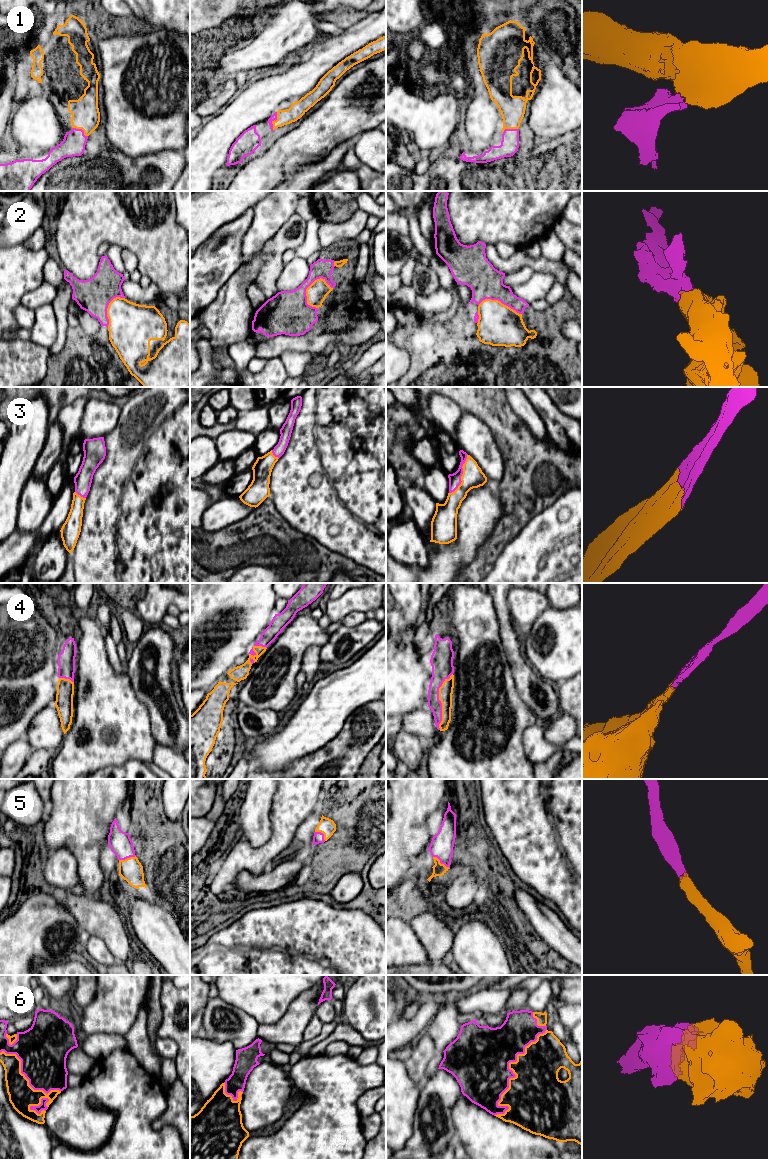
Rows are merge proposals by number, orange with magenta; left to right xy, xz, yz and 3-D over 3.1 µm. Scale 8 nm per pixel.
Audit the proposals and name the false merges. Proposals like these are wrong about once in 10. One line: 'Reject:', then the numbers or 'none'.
Reject: 2

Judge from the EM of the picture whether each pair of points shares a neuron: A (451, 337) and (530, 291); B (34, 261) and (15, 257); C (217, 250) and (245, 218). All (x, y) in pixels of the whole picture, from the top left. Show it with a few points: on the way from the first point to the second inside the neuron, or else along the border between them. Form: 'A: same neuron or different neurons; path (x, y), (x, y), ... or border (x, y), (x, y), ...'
A: different neurons; border (509, 287), (514, 294), (522, 298), (529, 305)
B: same neuron; path (29, 261), (20, 261)
C: same neuron; path (225, 242), (239, 226)

